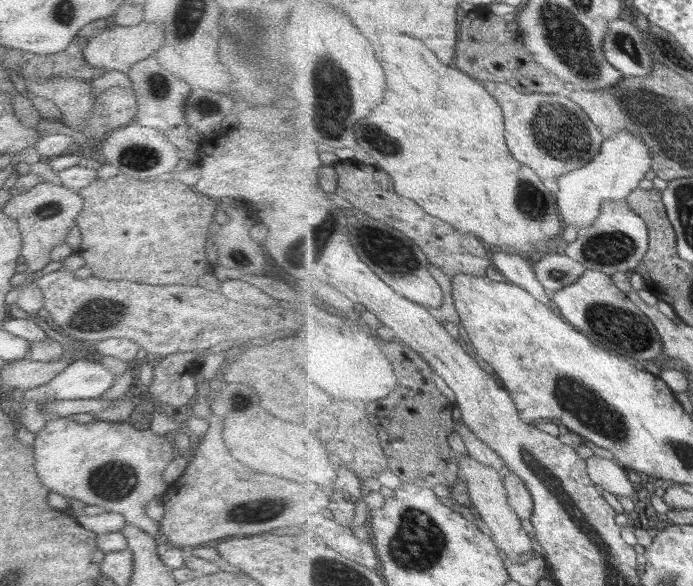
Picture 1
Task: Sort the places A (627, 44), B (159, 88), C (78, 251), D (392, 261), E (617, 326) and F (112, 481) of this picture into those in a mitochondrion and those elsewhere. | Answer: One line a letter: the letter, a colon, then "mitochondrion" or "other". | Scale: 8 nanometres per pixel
A: mitochondrion
B: mitochondrion
C: other
D: mitochondrion
E: mitochondrion
F: mitochondrion

